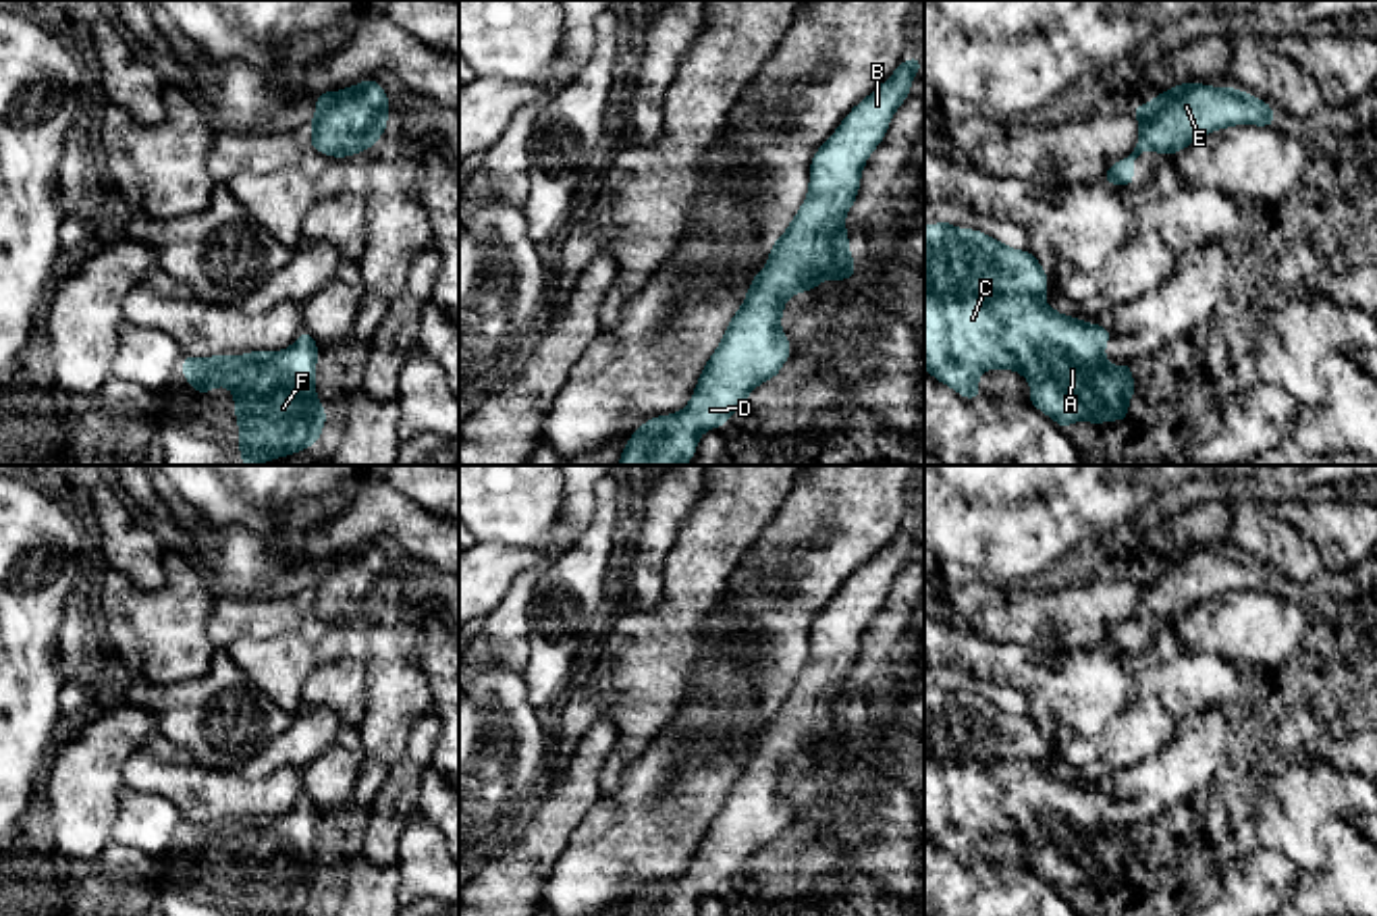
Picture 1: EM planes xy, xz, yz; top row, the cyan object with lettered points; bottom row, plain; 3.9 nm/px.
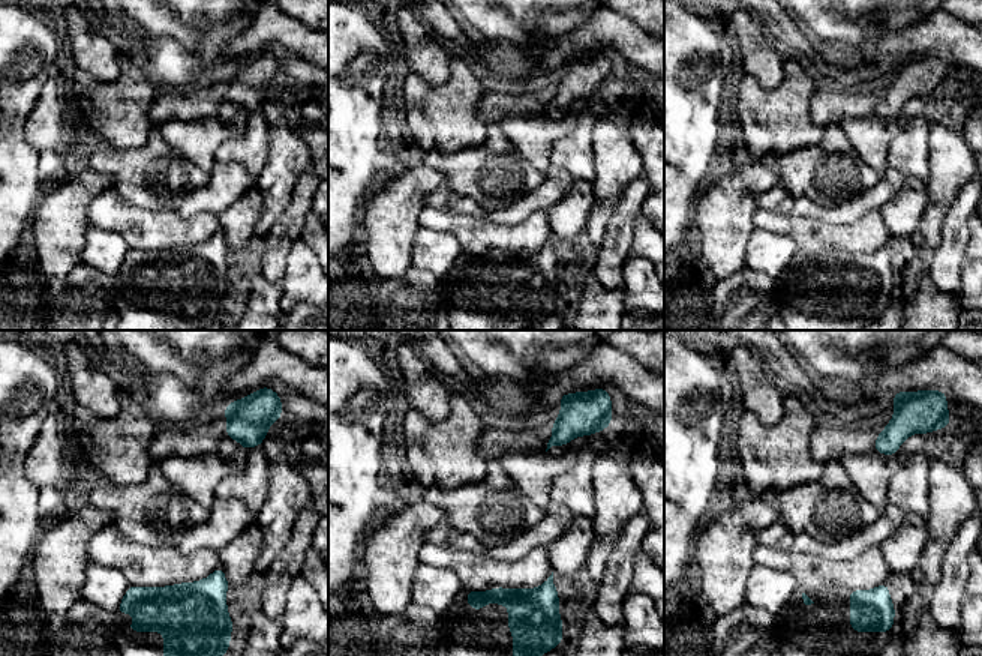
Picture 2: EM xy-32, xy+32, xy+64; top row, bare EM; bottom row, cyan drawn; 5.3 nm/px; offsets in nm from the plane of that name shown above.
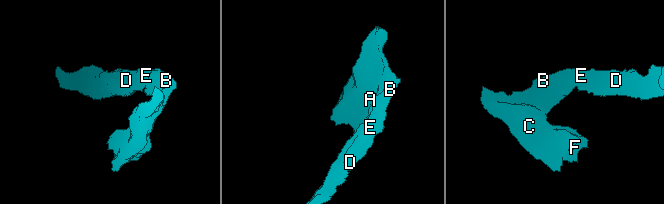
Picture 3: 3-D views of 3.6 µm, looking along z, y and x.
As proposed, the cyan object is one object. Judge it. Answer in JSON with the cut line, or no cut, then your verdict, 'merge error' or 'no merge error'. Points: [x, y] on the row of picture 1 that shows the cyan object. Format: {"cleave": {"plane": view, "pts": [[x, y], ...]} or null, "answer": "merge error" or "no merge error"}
{"cleave": null, "answer": "no merge error"}

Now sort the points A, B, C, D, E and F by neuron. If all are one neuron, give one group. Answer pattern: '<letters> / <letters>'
A B C D E F

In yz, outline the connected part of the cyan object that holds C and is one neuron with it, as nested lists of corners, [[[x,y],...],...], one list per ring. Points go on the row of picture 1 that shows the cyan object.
[[[943,218],[924,224],[924,368],[966,401],[984,395],[976,382],[982,372],[1014,370],[1030,382],[1028,403],[1063,430],[1074,422],[1128,422],[1138,390],[1132,361],[1109,366],[1105,345],[1113,332],[1049,307],[1047,289],[1049,276],[1032,251]]]

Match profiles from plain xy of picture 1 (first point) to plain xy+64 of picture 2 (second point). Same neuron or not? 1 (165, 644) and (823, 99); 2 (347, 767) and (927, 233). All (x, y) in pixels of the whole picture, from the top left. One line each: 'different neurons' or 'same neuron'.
1: different neurons
2: different neurons

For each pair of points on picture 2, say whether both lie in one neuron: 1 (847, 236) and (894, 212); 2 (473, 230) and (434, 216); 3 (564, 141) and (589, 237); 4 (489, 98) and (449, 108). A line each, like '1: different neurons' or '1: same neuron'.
1: different neurons
2: same neuron
3: different neurons
4: different neurons

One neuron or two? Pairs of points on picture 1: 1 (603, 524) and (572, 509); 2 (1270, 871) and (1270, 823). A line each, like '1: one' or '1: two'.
1: two
2: two

